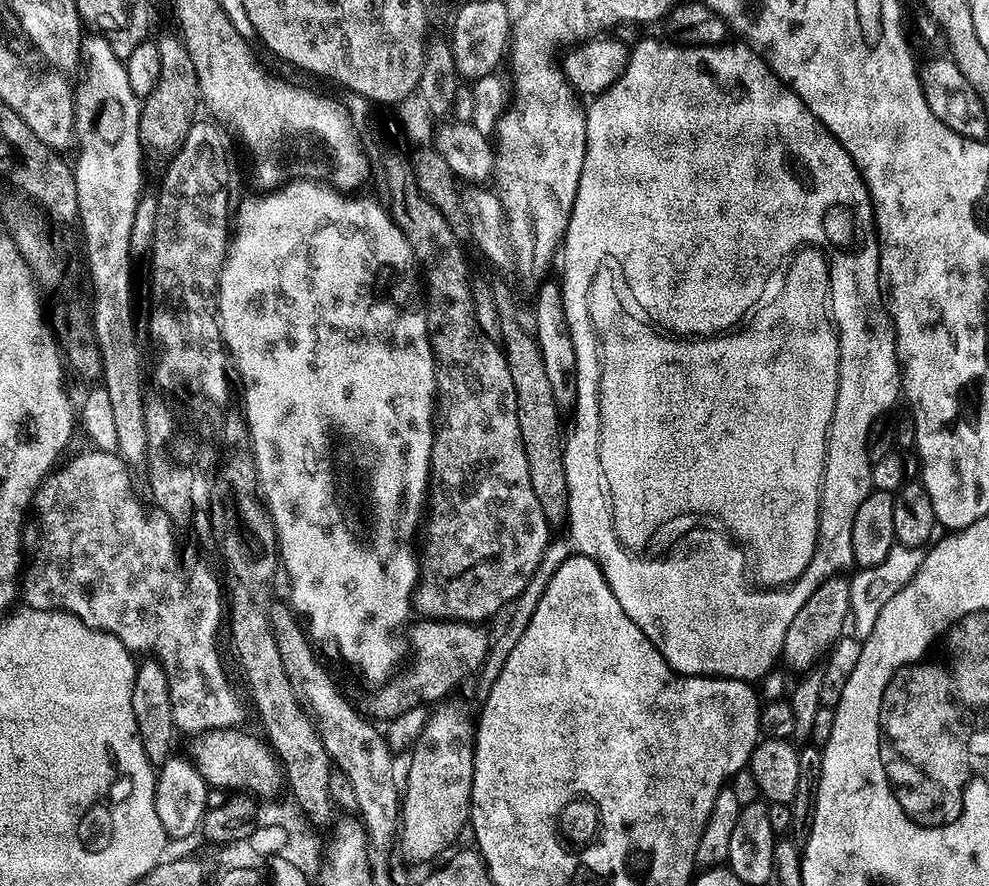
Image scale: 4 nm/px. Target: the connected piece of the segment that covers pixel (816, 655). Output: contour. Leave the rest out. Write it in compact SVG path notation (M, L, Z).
M833 578L822 582L822 586L818 586L818 590L810 594L810 598L806 598L806 606L796 609L794 622L790 622L790 630L786 630L782 653L783 663L788 663L796 674L804 674L815 669L832 651L832 645L845 635L846 621L850 616L848 585L849 581L844 578Z

